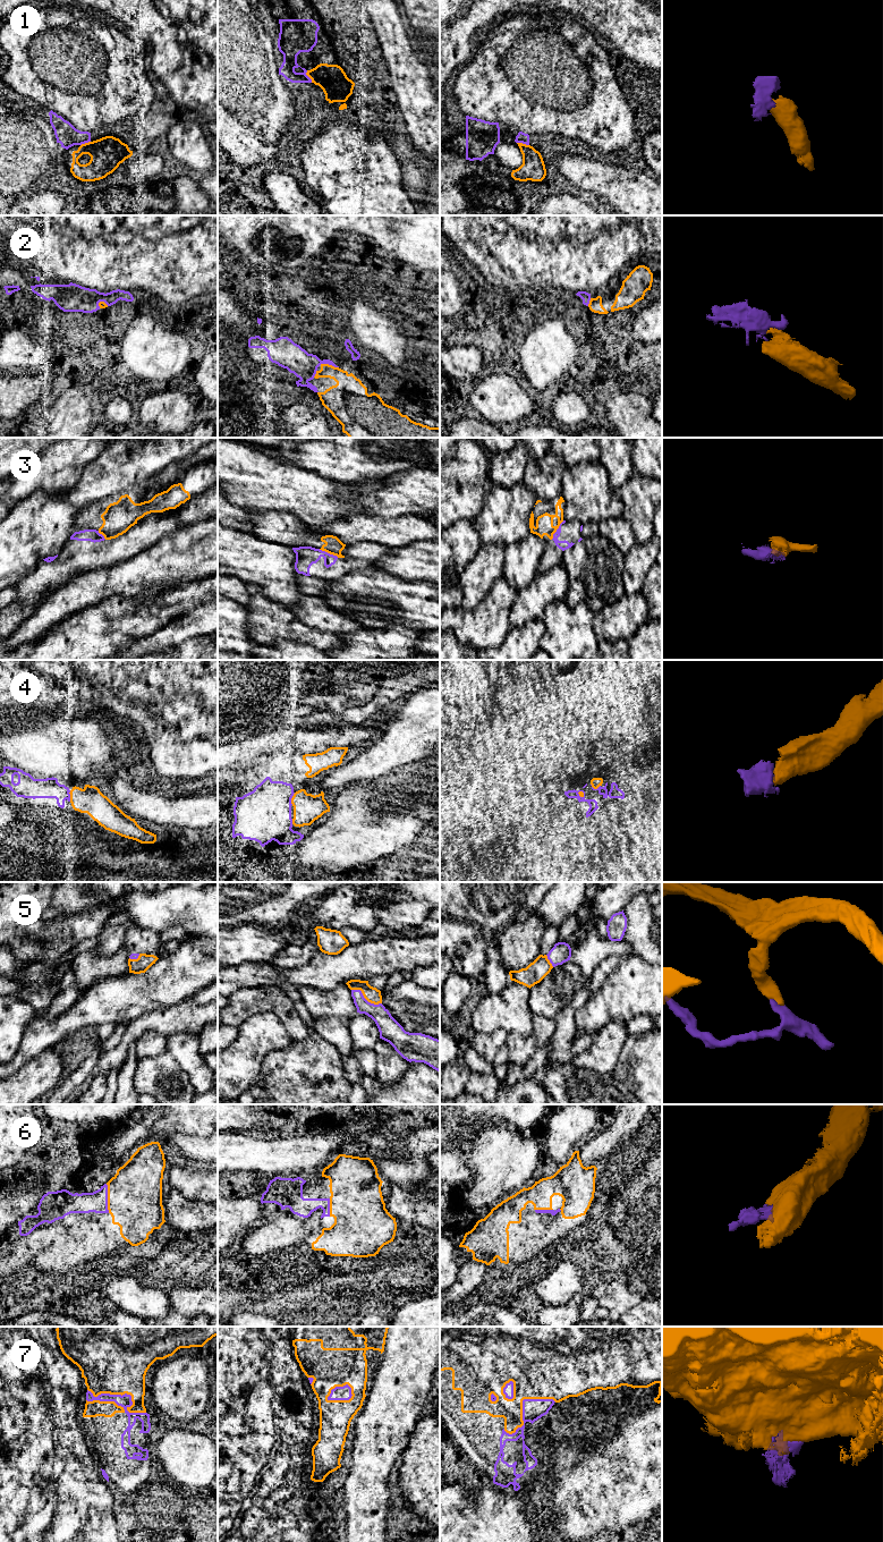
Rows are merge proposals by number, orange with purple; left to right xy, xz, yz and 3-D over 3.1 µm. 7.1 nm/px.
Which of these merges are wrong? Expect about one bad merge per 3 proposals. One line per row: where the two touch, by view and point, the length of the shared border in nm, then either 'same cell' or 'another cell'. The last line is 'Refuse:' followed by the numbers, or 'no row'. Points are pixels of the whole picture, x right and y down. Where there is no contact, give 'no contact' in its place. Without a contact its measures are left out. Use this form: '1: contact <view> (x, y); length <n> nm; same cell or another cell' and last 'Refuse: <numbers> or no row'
1: contact xz (308, 76); length 100 nm; same cell
2: contact xz (328, 364); length 140 nm; same cell
3: contact xz (329, 552); length 160 nm; another cell
4: contact xz (291, 798); length 90 nm; same cell
5: contact xz (365, 998); length 240 nm; same cell
6: contact xy (108, 1199); length 200 nm; same cell
7: contact xy (125, 1392); length 440 nm; same cell
Refuse: 3

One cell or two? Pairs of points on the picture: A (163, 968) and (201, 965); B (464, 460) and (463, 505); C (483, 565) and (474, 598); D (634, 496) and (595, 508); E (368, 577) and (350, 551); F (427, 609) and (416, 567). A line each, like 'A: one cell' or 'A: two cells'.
A: one cell
B: one cell
C: one cell
D: two cells
E: two cells
F: two cells

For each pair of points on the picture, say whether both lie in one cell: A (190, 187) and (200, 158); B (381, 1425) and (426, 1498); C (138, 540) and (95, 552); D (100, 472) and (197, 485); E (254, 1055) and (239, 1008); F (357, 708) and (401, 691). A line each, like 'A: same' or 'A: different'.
A: different
B: different
C: same
D: different
E: different
F: same

